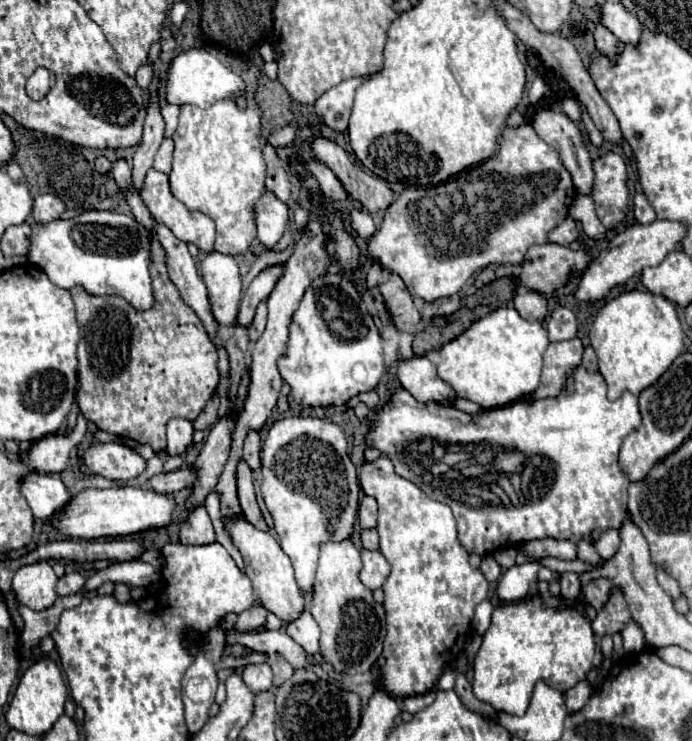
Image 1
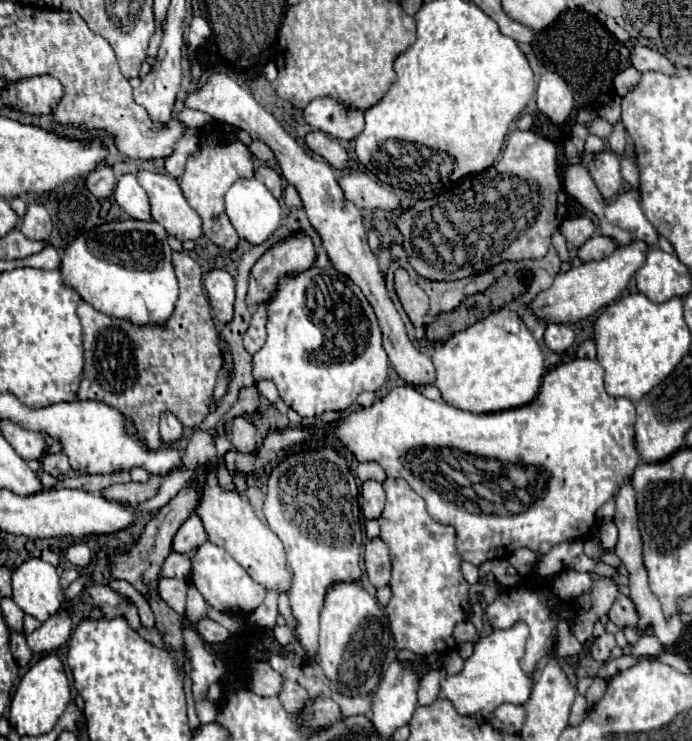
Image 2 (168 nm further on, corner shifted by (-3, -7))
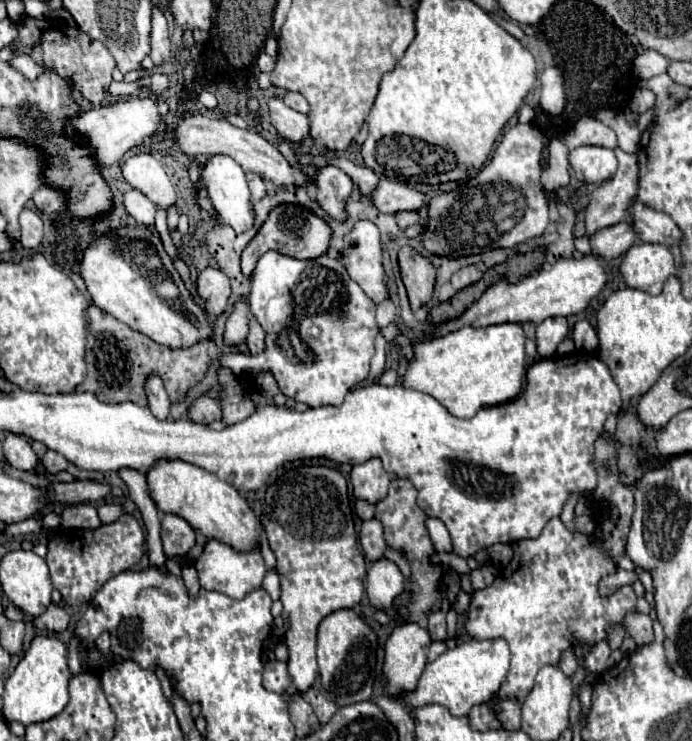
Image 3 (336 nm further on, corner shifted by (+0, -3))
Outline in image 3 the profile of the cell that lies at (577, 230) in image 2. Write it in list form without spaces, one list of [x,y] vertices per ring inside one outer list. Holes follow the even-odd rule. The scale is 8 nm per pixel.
[[[615,148],[615,156],[619,160],[617,174],[591,194],[593,200],[585,208],[585,228],[589,236],[601,228],[629,220],[629,204],[637,194],[637,156],[621,148]]]

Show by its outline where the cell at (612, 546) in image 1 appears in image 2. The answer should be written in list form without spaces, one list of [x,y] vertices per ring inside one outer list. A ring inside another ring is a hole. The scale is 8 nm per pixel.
[[[610,520],[610,522],[604,522],[604,524],[600,526],[600,544],[602,544],[608,552],[612,552],[614,544],[616,544],[616,538],[618,538],[616,524],[614,524],[612,520]]]

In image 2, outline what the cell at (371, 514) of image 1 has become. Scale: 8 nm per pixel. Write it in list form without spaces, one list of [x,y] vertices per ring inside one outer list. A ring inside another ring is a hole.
[[[366,480],[362,484],[362,512],[366,518],[378,518],[386,504],[386,494],[380,482]]]

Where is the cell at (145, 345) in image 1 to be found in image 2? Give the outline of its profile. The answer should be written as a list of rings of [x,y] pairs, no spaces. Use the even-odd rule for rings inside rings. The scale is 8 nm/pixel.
[[[174,252],[172,260],[180,282],[180,298],[168,320],[170,328],[134,326],[102,314],[86,302],[78,306],[86,350],[78,400],[92,398],[126,412],[150,448],[160,444],[158,420],[162,412],[170,410],[186,428],[196,428],[204,420],[210,410],[216,374],[222,366],[218,332],[204,296],[200,266],[186,252]]]

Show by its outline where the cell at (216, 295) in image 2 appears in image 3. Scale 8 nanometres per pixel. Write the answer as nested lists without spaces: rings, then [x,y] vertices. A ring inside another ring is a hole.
[[[205,268],[199,272],[197,292],[203,298],[207,312],[217,318],[225,312],[231,294],[231,280],[219,268]]]

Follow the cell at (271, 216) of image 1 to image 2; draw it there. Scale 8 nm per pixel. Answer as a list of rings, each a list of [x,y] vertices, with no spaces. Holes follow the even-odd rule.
[[[238,178],[226,192],[224,206],[226,206],[226,216],[230,218],[238,236],[242,240],[248,240],[250,244],[262,244],[280,226],[282,218],[280,204],[274,196],[270,196],[270,192],[266,192],[266,186],[260,184],[256,178]]]

